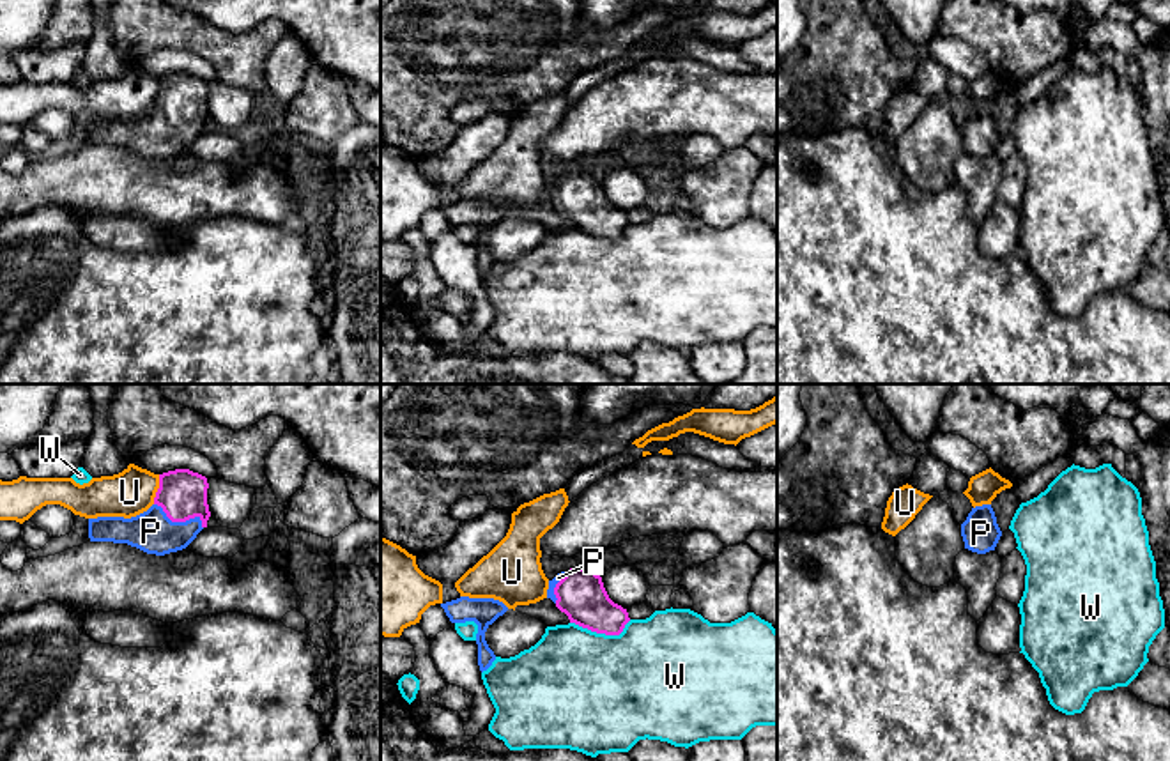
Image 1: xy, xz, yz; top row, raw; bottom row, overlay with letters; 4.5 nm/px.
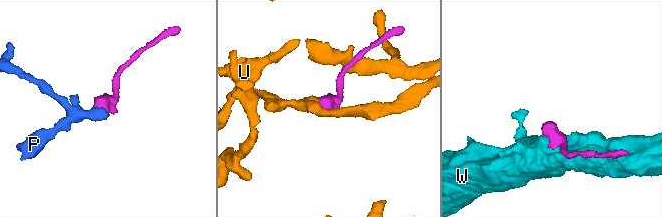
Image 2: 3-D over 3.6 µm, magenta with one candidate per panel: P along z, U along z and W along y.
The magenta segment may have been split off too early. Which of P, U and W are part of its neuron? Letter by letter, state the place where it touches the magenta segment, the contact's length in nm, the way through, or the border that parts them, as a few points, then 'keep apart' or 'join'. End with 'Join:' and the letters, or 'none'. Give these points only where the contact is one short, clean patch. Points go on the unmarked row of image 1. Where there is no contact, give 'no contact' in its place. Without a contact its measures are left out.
P: xy (181, 124) | 260 nm | across xy (183, 98), (181, 124), (151, 135) | join
U: xy (158, 92) | 140 nm | along xy (160, 78), (153, 107) | keep apart
W: xz (600, 236) | 280 nm | keep apart
Join: P

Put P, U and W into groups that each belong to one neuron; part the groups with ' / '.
P / U / W

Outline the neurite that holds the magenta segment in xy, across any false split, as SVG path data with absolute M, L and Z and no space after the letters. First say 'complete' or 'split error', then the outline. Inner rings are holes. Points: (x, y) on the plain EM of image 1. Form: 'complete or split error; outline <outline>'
split error; outline M189 73L159 78L154 108L131 122L89 122L90 145L127 147L165 159L186 152L207 131L207 81Z

